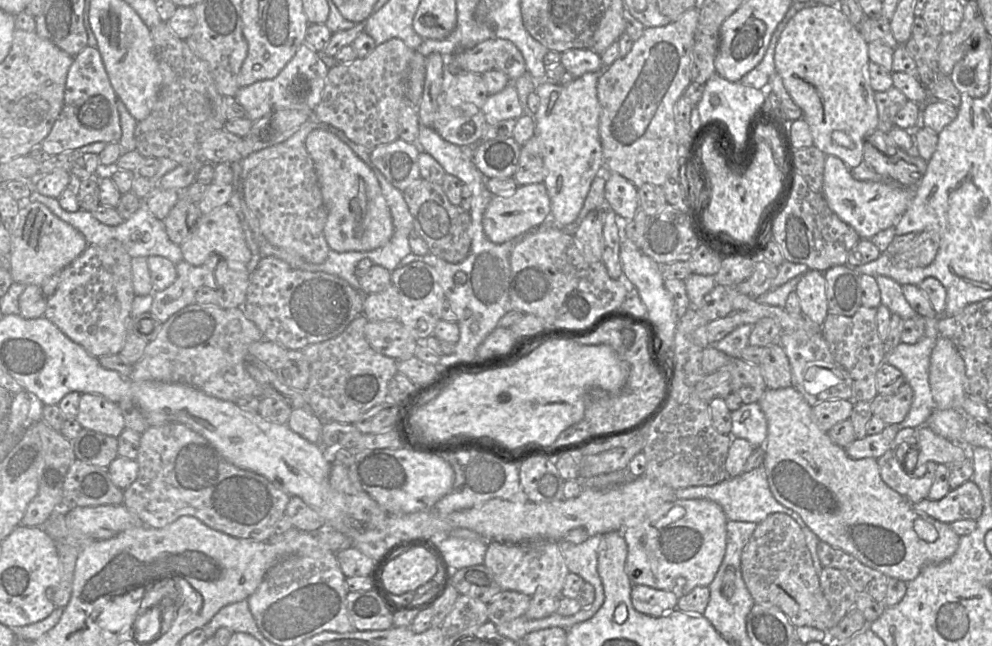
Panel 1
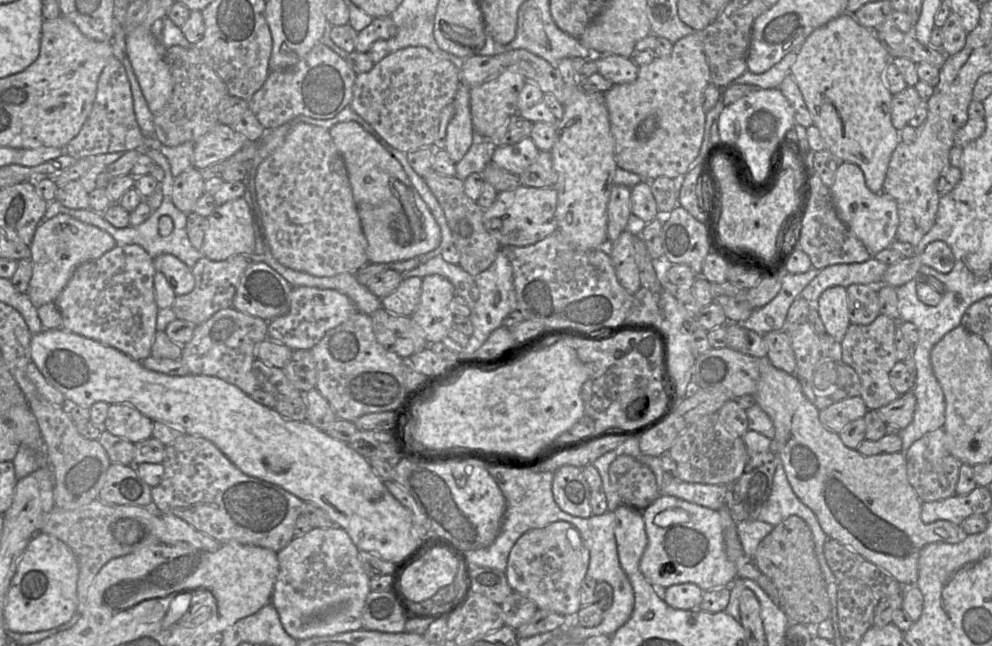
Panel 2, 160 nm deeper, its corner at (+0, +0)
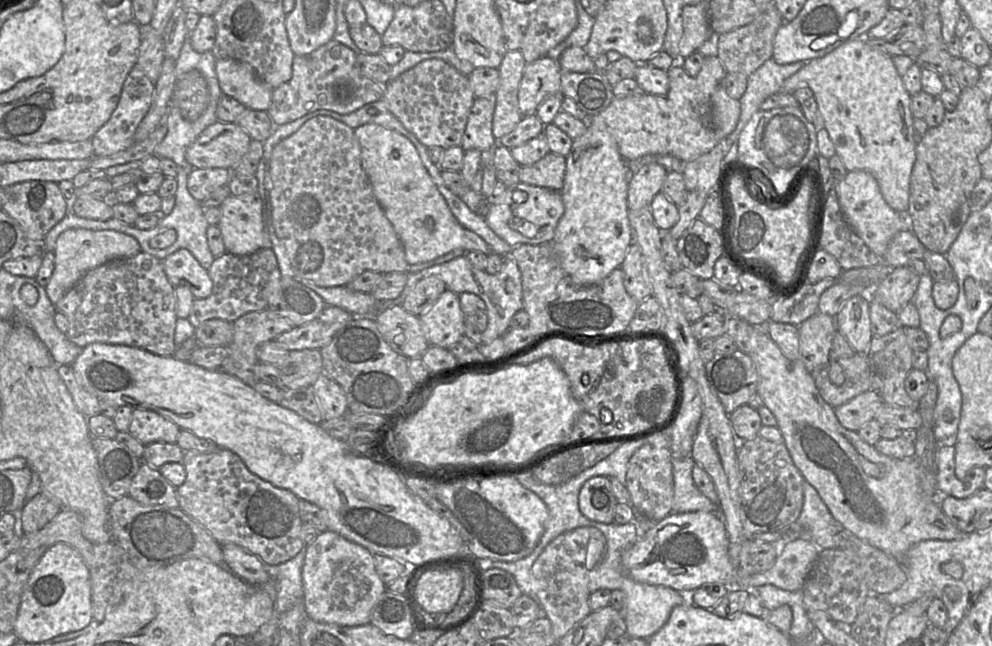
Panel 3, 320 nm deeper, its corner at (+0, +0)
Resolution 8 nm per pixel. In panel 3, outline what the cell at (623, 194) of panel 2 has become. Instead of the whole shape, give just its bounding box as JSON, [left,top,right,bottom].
[628,163,667,211]

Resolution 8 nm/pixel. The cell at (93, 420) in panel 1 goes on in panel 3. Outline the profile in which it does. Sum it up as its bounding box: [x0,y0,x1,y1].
[128,409,180,446]

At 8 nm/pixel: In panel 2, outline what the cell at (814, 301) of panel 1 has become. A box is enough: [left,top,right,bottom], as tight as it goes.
[816,286,851,343]

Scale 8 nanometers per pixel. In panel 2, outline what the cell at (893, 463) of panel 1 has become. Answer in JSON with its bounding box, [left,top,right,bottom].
[905,438,962,502]

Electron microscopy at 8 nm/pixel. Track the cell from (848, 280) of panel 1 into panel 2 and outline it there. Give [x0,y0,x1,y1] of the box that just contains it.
[846,284,881,325]

